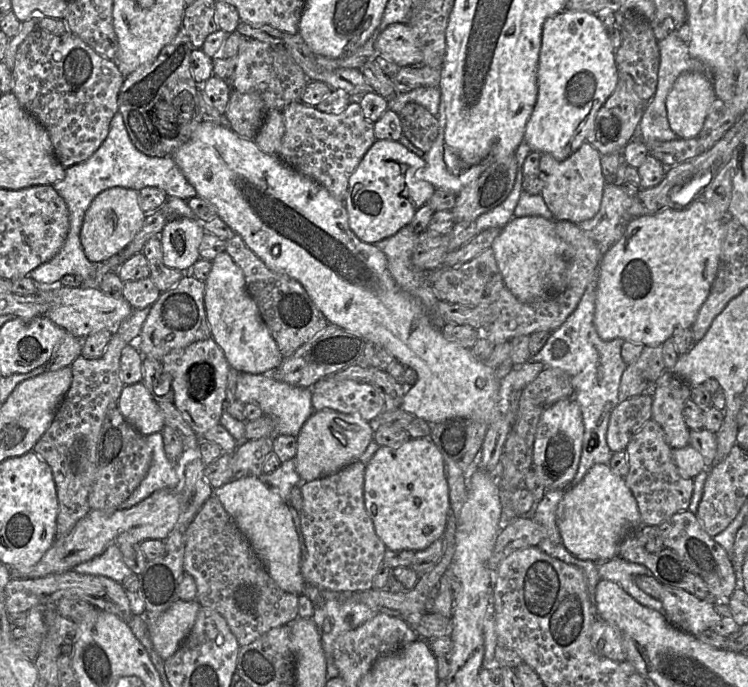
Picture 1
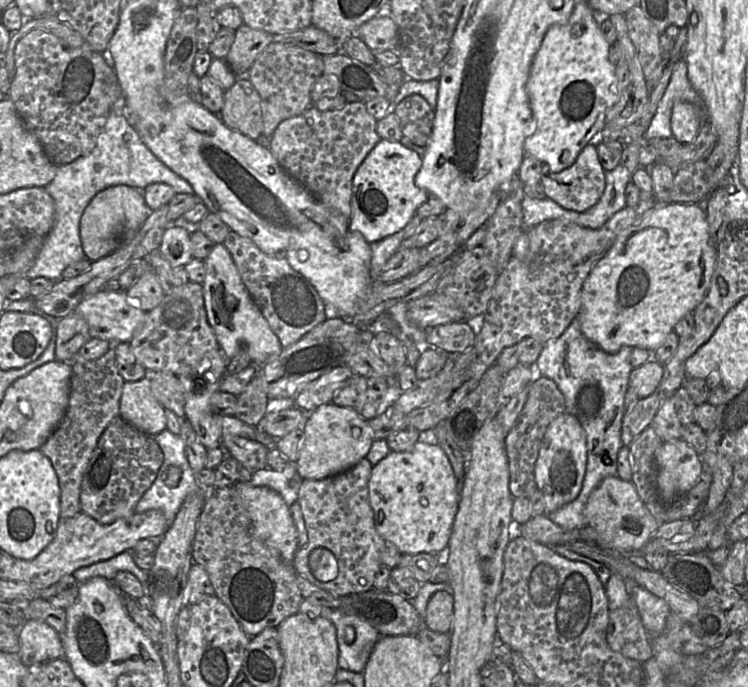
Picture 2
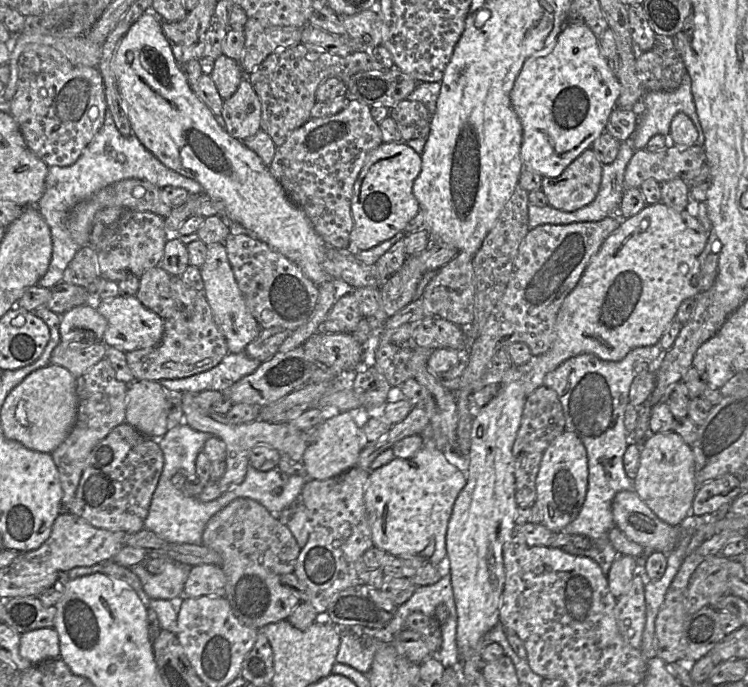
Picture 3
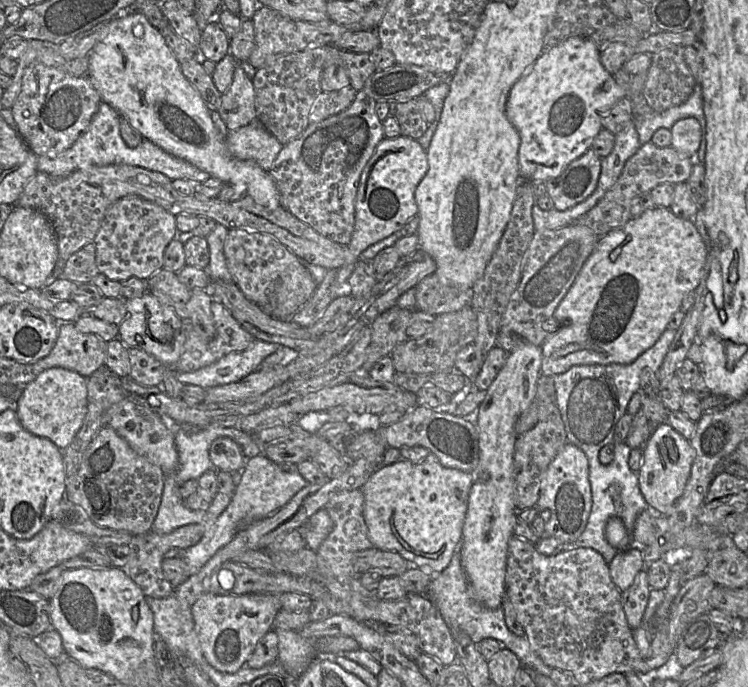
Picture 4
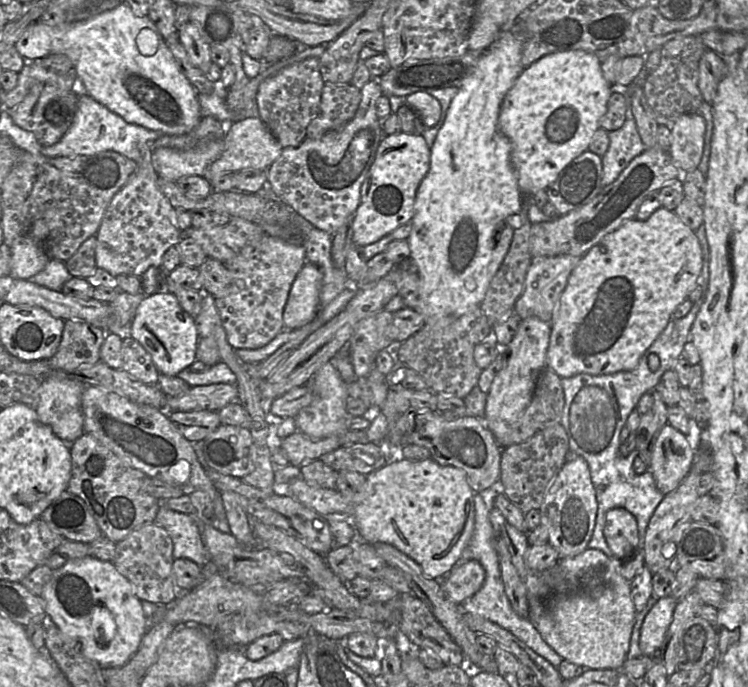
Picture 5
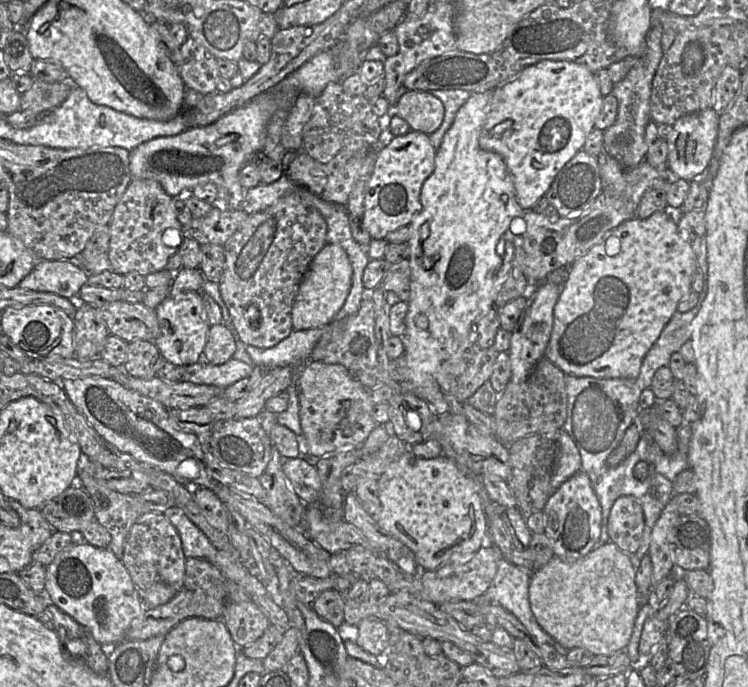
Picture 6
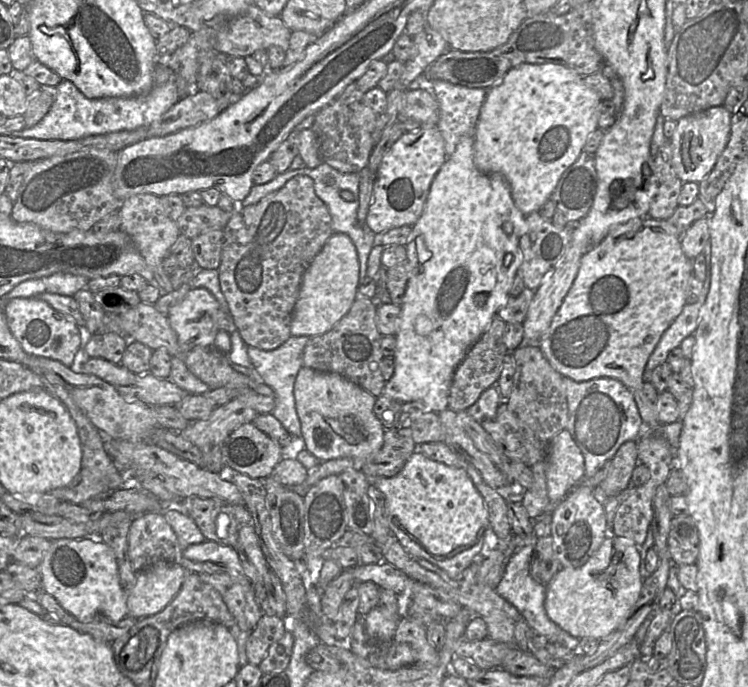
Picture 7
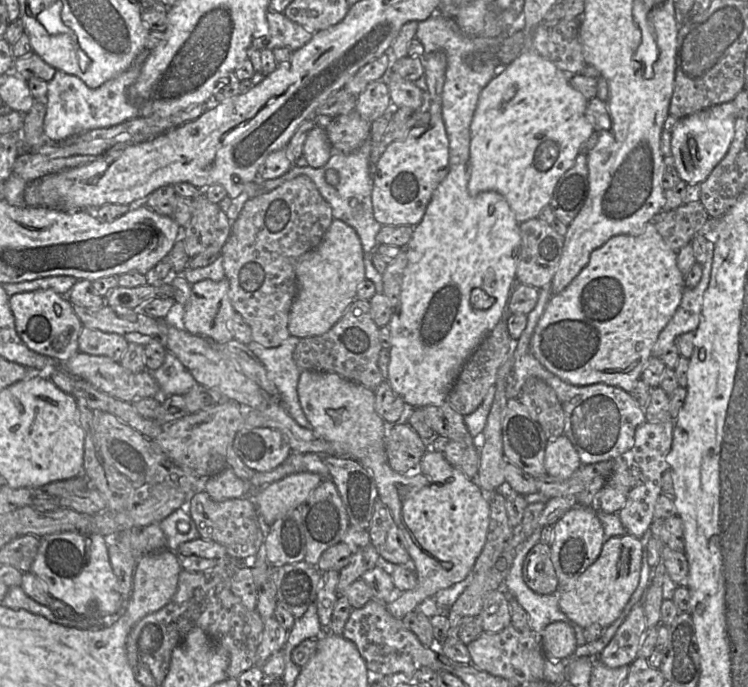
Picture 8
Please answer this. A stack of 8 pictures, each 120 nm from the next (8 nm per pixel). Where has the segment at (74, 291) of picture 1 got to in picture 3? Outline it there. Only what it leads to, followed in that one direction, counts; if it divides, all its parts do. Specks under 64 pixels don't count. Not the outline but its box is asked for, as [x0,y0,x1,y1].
[95,295,164,352]

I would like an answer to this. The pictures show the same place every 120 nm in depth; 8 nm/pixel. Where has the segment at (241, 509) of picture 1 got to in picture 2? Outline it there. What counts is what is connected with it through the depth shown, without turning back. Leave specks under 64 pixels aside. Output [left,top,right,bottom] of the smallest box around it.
[234,482,299,564]

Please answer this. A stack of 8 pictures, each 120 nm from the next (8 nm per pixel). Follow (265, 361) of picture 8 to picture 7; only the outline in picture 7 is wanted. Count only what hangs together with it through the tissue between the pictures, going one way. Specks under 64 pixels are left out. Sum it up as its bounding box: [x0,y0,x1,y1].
[232,335,310,438]

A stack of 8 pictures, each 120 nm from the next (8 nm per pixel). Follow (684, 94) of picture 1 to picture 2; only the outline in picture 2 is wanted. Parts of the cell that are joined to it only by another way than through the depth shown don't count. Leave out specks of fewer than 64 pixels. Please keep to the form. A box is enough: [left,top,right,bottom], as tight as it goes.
[671,102,700,144]

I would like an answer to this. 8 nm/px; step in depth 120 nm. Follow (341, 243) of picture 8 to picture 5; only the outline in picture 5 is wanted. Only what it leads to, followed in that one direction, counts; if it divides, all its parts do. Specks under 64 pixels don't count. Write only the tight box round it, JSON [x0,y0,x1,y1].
[283,265,322,330]

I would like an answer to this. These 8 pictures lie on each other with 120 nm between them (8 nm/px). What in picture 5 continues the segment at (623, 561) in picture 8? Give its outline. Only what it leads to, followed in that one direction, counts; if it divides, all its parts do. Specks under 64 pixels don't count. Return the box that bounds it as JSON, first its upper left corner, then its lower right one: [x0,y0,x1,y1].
[528,558,636,670]

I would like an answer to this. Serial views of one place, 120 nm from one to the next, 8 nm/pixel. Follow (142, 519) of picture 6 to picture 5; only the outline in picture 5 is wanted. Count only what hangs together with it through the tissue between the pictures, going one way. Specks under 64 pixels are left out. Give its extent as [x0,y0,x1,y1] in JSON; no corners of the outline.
[114,522,179,605]

